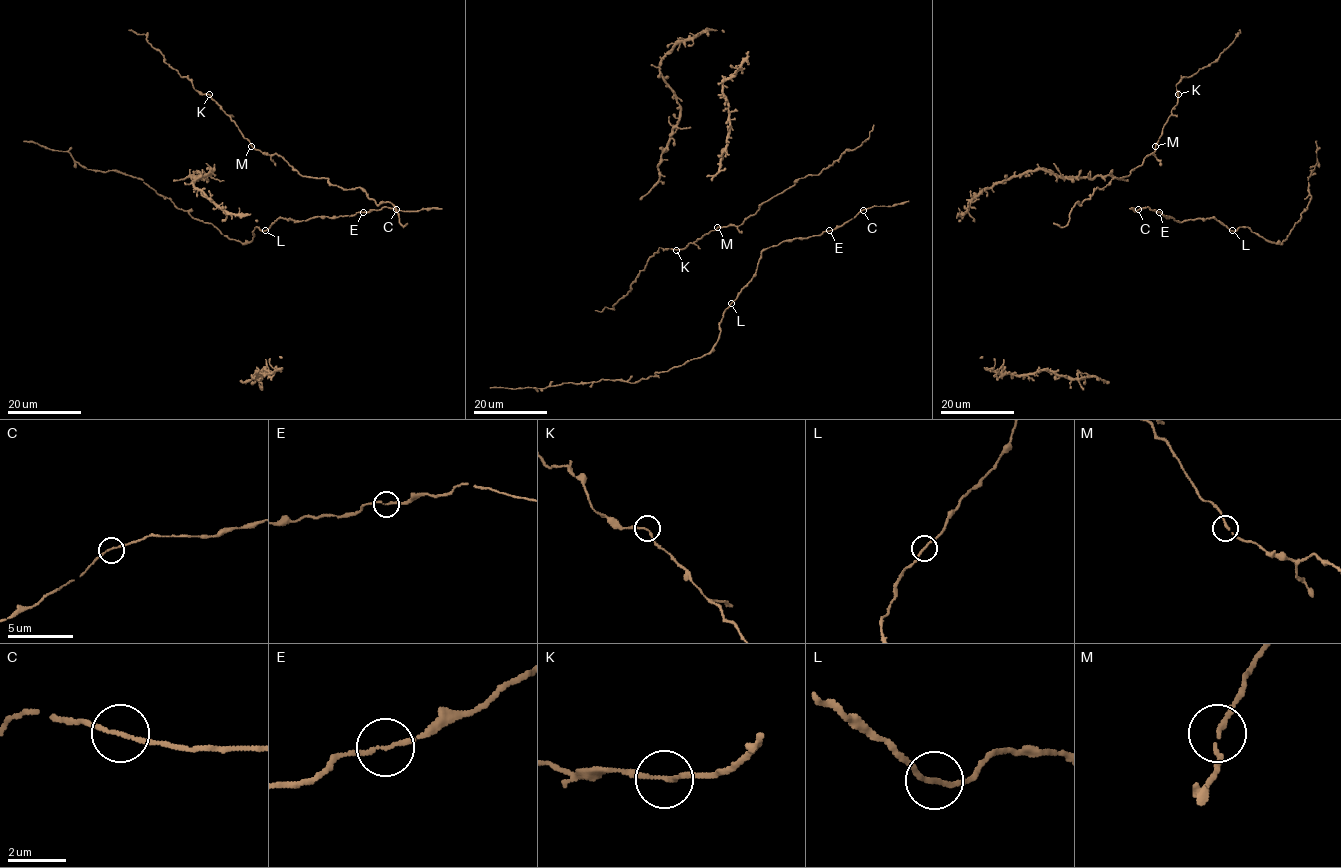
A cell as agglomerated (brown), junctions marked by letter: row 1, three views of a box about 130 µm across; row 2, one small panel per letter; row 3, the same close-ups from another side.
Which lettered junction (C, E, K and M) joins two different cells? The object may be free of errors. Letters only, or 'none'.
none

